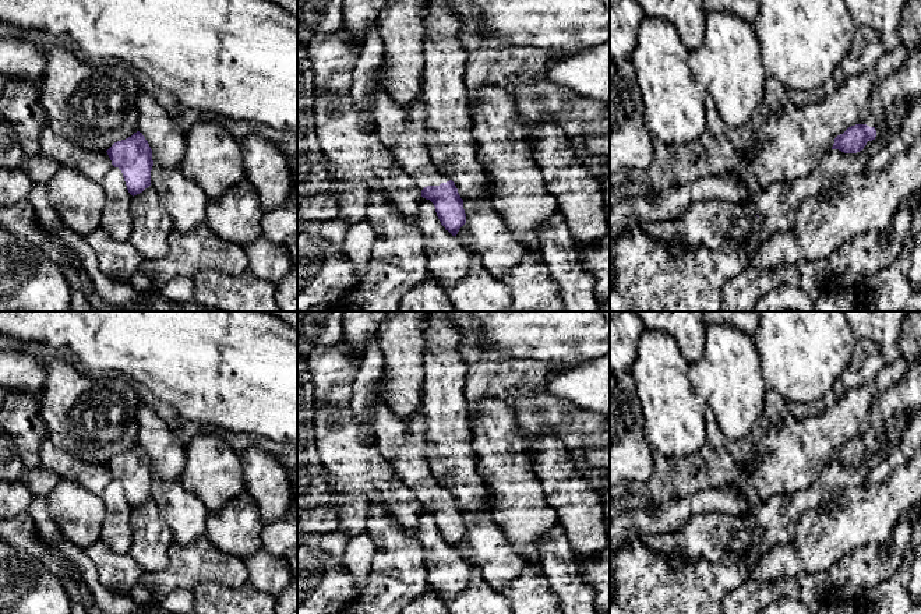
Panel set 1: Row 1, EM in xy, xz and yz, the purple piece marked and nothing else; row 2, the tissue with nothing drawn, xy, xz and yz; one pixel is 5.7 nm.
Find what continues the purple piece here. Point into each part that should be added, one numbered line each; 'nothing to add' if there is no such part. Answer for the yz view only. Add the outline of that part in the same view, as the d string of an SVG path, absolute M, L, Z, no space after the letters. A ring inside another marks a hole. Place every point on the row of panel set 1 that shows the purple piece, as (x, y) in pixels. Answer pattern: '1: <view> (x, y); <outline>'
1: yz (904, 85); M921 47L883 81L878 82L868 102L864 124L882 127L888 123L889 109L921 98Z

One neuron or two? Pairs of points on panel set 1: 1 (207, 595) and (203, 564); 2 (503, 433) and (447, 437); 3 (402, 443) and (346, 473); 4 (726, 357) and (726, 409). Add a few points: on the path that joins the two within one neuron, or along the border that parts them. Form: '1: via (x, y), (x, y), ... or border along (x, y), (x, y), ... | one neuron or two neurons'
1: border along (237, 586), (200, 582), (191, 589) | two neurons
2: border along (468, 406), (472, 450), (477, 455) | two neurons
3: border along (370, 427), (374, 436), (374, 445), (388, 459) | two neurons
4: via (726, 370), (726, 397) | one neuron

